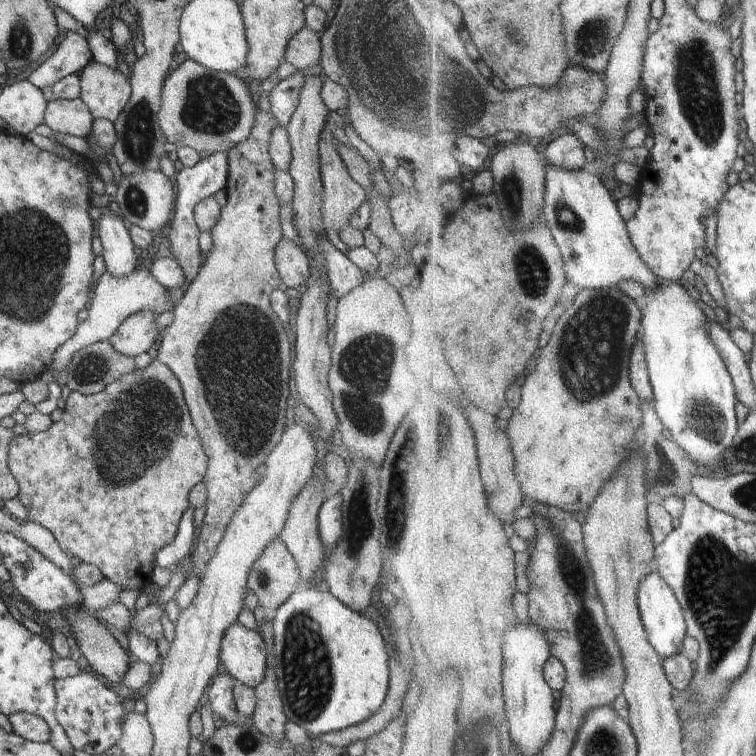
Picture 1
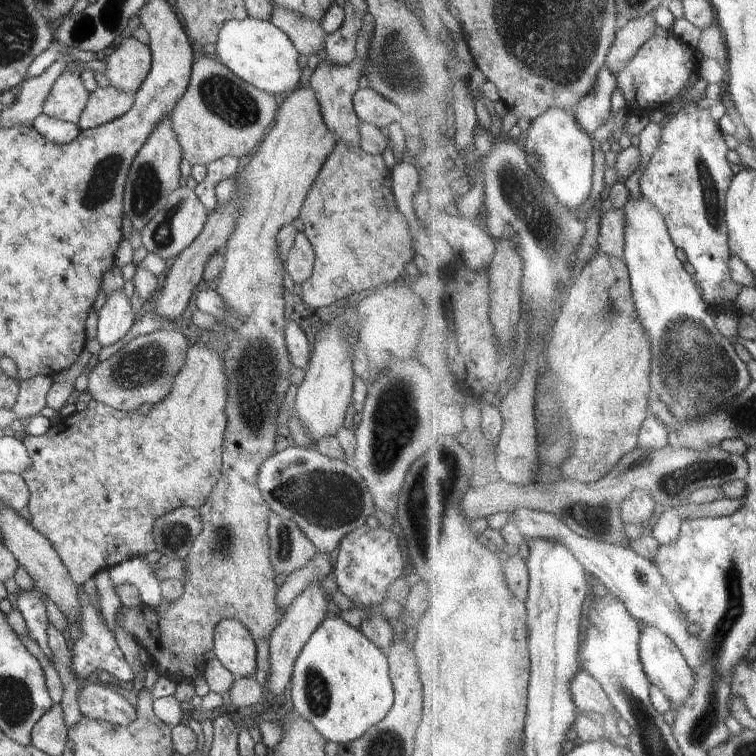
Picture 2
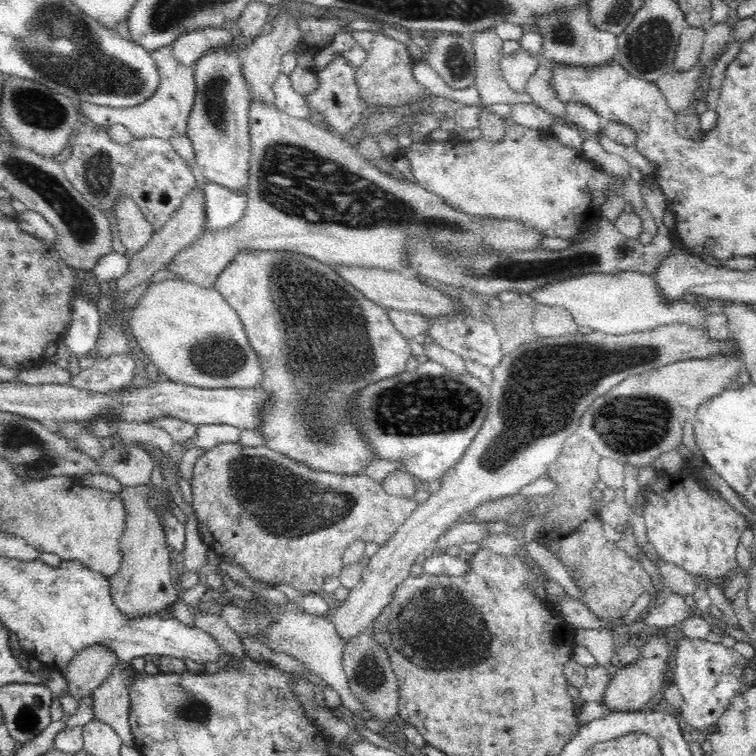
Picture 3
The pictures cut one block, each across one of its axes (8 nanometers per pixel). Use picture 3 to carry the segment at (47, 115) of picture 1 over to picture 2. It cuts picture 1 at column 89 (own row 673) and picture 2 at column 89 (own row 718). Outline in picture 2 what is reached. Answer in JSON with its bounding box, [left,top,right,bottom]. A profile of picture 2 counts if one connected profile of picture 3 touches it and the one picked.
[77,88,134,131]

